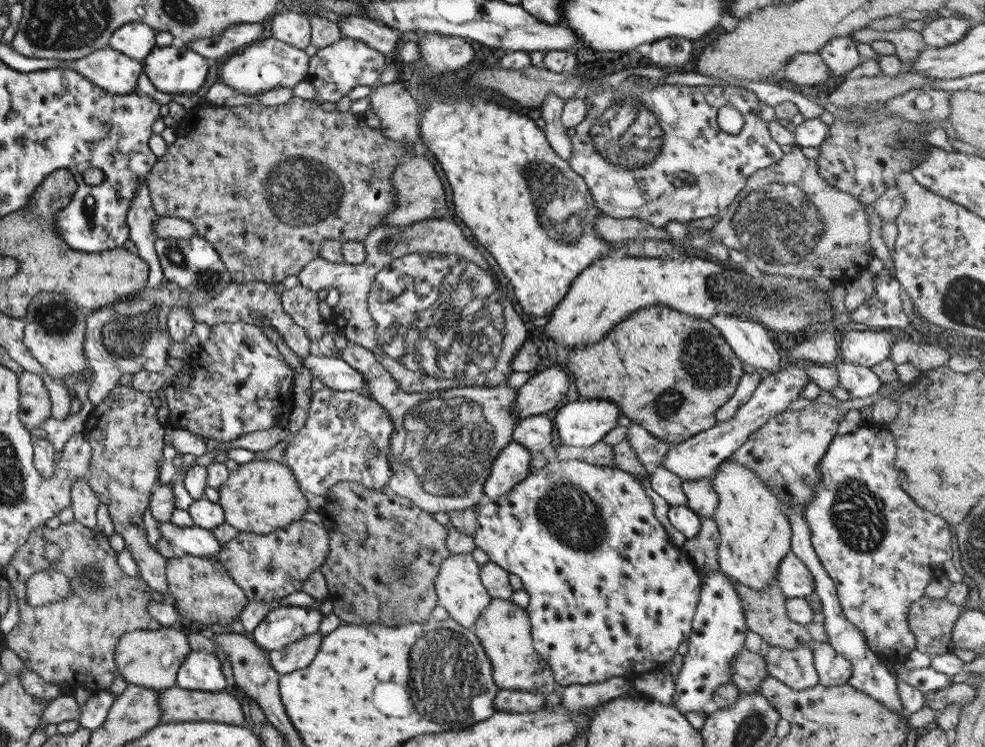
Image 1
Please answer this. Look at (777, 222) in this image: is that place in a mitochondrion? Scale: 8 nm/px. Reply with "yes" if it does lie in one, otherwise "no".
yes

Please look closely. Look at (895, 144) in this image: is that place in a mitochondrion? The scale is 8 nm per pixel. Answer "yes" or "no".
yes

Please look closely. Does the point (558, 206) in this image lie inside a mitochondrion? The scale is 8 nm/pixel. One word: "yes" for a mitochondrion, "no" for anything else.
yes

